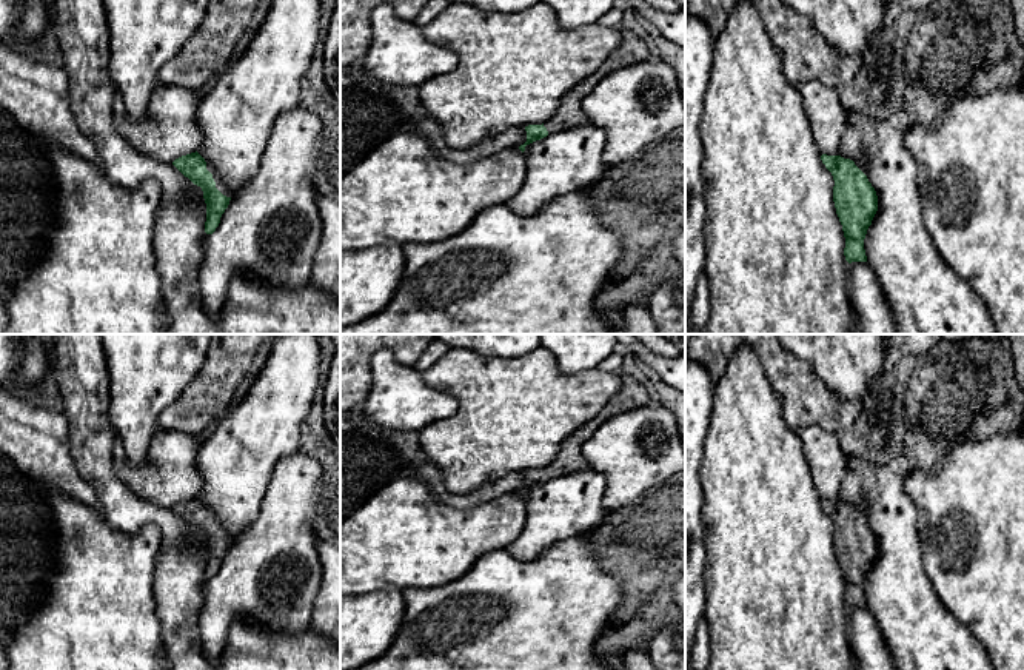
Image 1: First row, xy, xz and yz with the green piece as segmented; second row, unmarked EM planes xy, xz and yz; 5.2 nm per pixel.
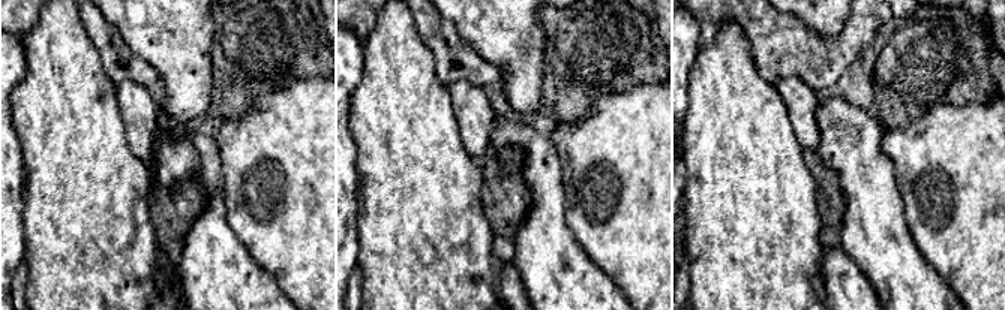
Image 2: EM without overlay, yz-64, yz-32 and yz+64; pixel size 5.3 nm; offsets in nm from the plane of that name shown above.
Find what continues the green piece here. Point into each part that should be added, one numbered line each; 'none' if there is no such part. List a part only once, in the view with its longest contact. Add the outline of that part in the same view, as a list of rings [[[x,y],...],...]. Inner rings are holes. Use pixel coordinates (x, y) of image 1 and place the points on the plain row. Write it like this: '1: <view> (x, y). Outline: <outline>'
1: xy (220, 530). Outline: [[[206,508],[206,514],[212,519],[212,524],[216,527],[216,533],[226,542],[231,542],[231,536],[229,533],[225,530],[225,527],[219,522],[217,516],[209,510]]]

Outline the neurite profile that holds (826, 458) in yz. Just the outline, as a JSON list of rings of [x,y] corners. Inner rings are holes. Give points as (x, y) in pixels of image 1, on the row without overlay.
[[[818,425],[804,427],[798,430],[798,434],[819,496],[827,501],[839,501],[847,454],[839,445],[838,434]]]

